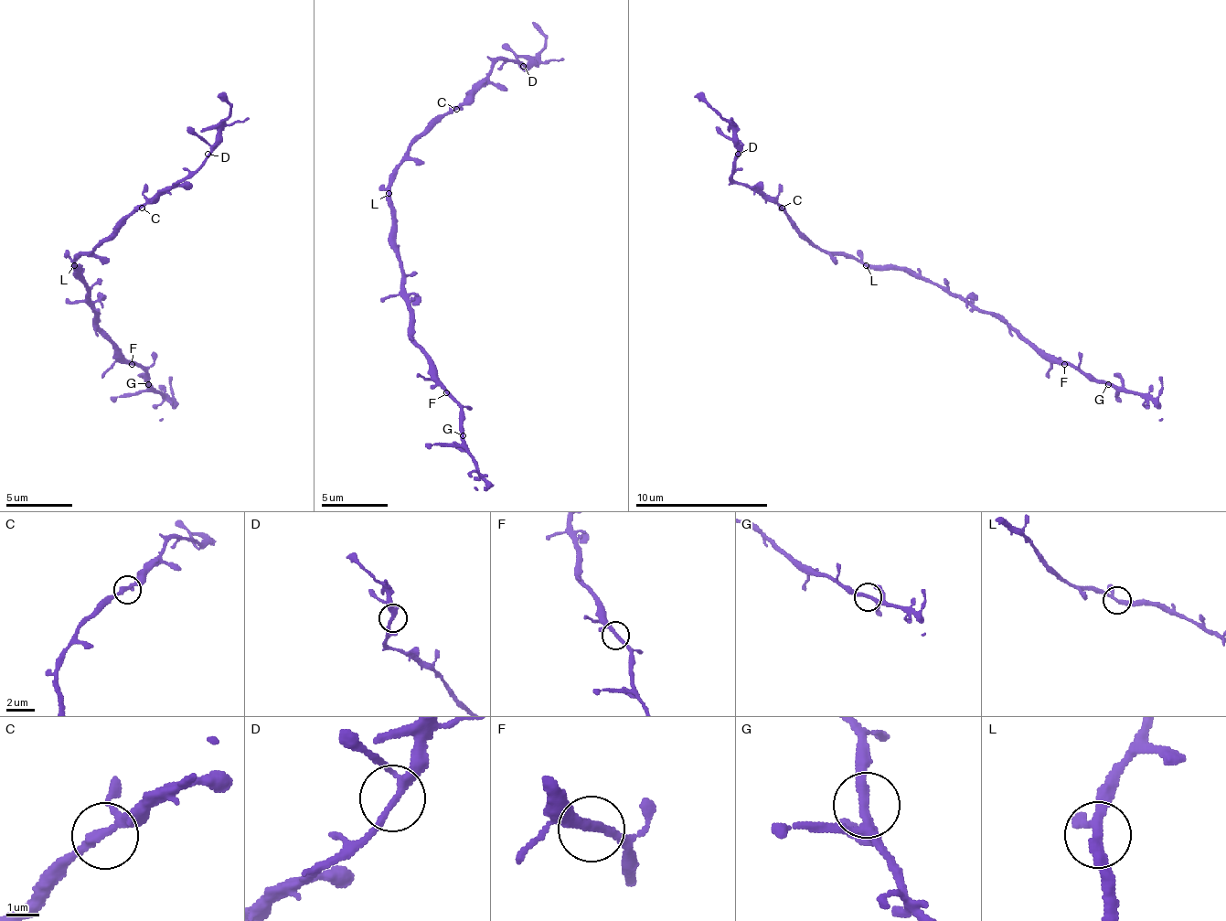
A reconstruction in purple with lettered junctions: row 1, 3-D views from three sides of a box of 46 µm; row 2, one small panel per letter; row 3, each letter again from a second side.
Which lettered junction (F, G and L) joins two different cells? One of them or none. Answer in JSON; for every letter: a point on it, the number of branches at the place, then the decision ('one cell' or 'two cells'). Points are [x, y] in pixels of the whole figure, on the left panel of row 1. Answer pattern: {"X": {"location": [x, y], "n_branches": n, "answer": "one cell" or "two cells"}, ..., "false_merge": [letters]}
{"F": {"location": [132, 364], "n_branches": 3, "answer": "one cell"}, "G": {"location": [148, 384], "n_branches": 3, "answer": "one cell"}, "L": {"location": [74, 265], "n_branches": 3, "answer": "one cell"}, "false_merge": []}

